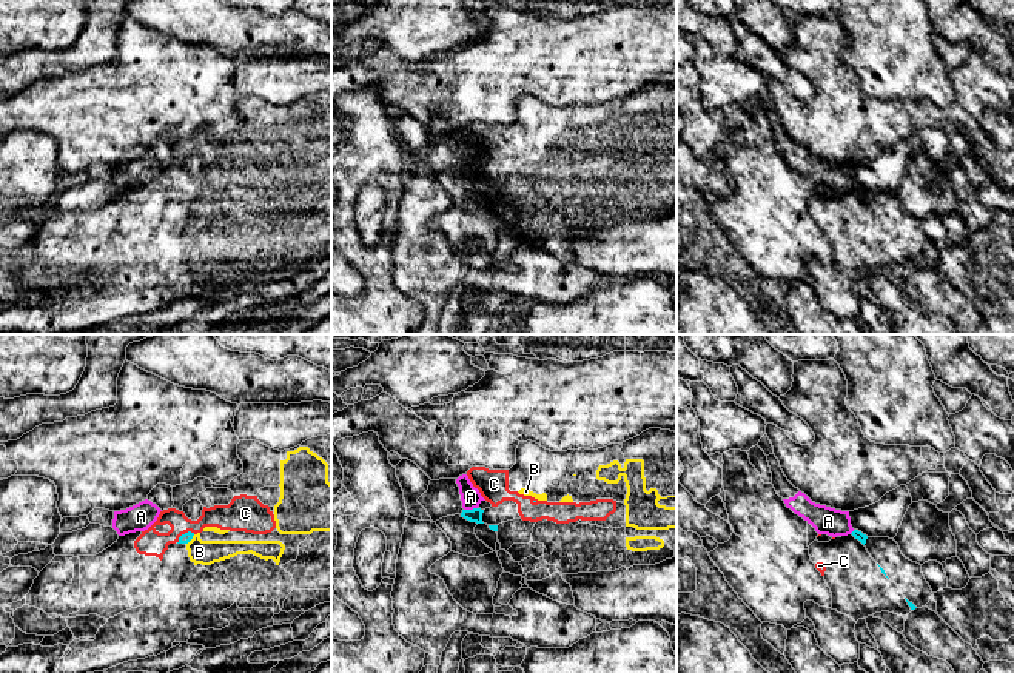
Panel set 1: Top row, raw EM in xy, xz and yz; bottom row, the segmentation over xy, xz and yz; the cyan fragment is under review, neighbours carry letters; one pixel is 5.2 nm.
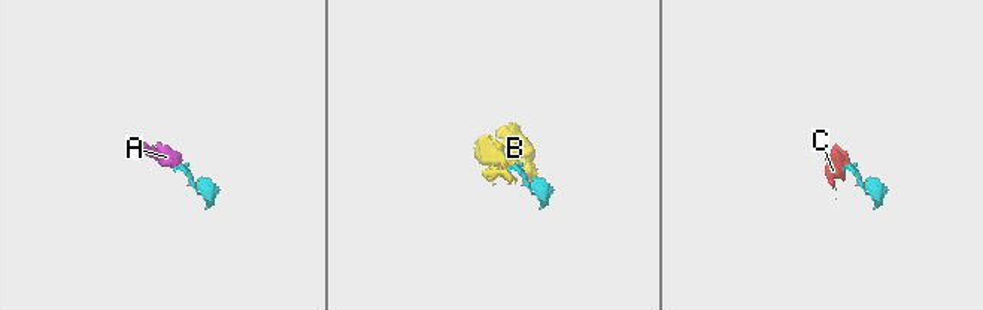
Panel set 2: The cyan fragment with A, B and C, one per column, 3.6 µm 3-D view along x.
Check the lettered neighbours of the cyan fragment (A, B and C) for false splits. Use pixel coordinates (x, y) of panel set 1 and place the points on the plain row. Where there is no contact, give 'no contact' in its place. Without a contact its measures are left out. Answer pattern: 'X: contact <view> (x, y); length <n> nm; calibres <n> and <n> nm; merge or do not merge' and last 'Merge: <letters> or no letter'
A: contact xz (470, 165); length 70 nm; calibres 70 and 110 nm; do not merge
B: contact xy (191, 193); length 70 nm; calibres 50 and 130 nm; merge
C: contact xy (185, 188); length 110 nm; calibres 50 and 140 nm; merge
Merge: B, C

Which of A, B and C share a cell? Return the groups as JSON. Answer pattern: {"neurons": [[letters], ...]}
{"neurons": [["A"], ["B", "C"]]}

